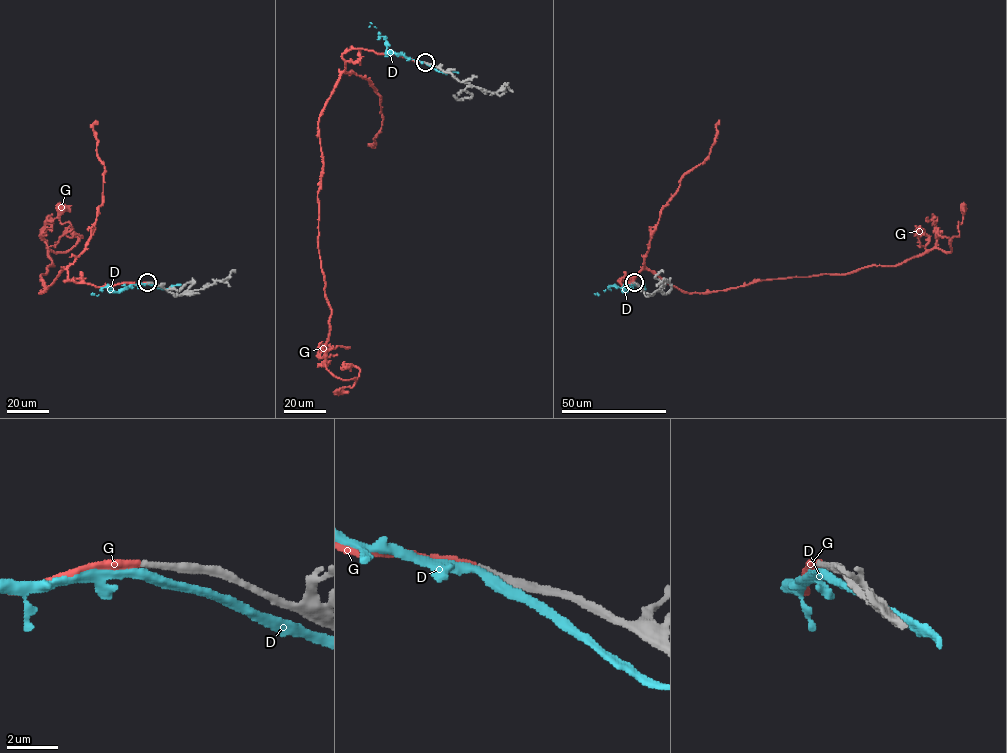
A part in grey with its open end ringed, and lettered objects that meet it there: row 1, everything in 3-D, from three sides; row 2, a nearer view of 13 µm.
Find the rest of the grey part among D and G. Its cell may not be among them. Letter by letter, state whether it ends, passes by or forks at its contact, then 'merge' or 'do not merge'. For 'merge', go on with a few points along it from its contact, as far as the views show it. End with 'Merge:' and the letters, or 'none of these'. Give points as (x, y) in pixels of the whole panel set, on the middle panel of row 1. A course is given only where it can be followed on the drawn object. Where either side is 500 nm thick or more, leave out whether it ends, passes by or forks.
D: it passes by; do not merge
G: it ends; merge; course (425, 62), (346, 51), (318, 122), (318, 248), (331, 309), (325, 364), (356, 379), (339, 391)
Merge: G

